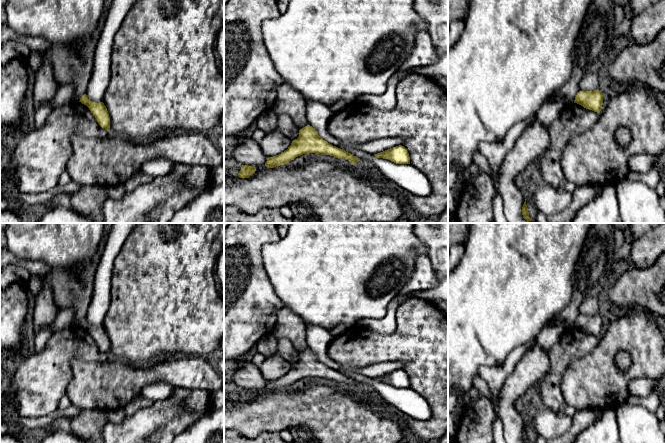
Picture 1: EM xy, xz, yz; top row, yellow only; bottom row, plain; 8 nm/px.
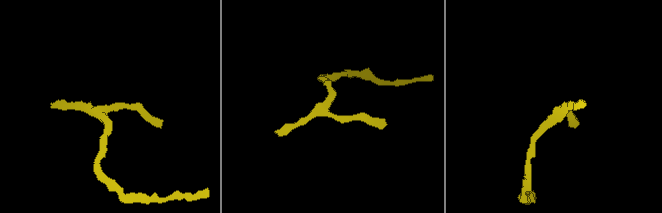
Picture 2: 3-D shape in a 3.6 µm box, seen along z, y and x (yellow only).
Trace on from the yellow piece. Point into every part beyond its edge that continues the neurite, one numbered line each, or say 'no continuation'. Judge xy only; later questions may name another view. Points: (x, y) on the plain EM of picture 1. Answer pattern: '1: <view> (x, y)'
no continuation

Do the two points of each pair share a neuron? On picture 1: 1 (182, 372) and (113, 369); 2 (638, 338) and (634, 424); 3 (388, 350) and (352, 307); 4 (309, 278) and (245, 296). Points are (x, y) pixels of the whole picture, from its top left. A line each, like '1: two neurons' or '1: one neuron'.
1: one neuron
2: two neurons
3: two neurons
4: two neurons

